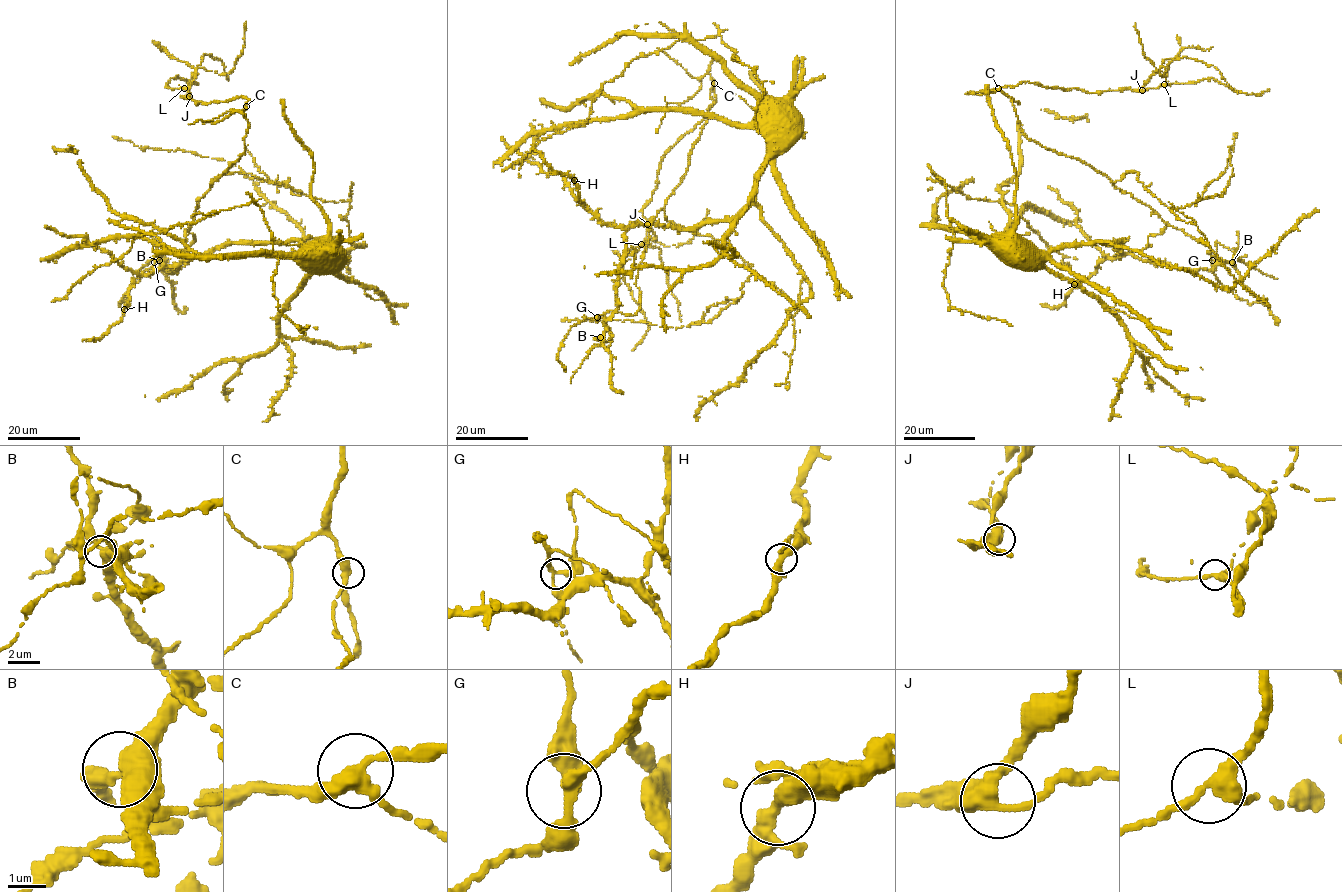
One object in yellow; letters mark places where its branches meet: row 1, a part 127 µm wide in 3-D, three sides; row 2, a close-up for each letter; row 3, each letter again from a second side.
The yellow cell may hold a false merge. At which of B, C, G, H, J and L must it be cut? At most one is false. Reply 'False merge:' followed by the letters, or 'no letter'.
False merge: no letter

